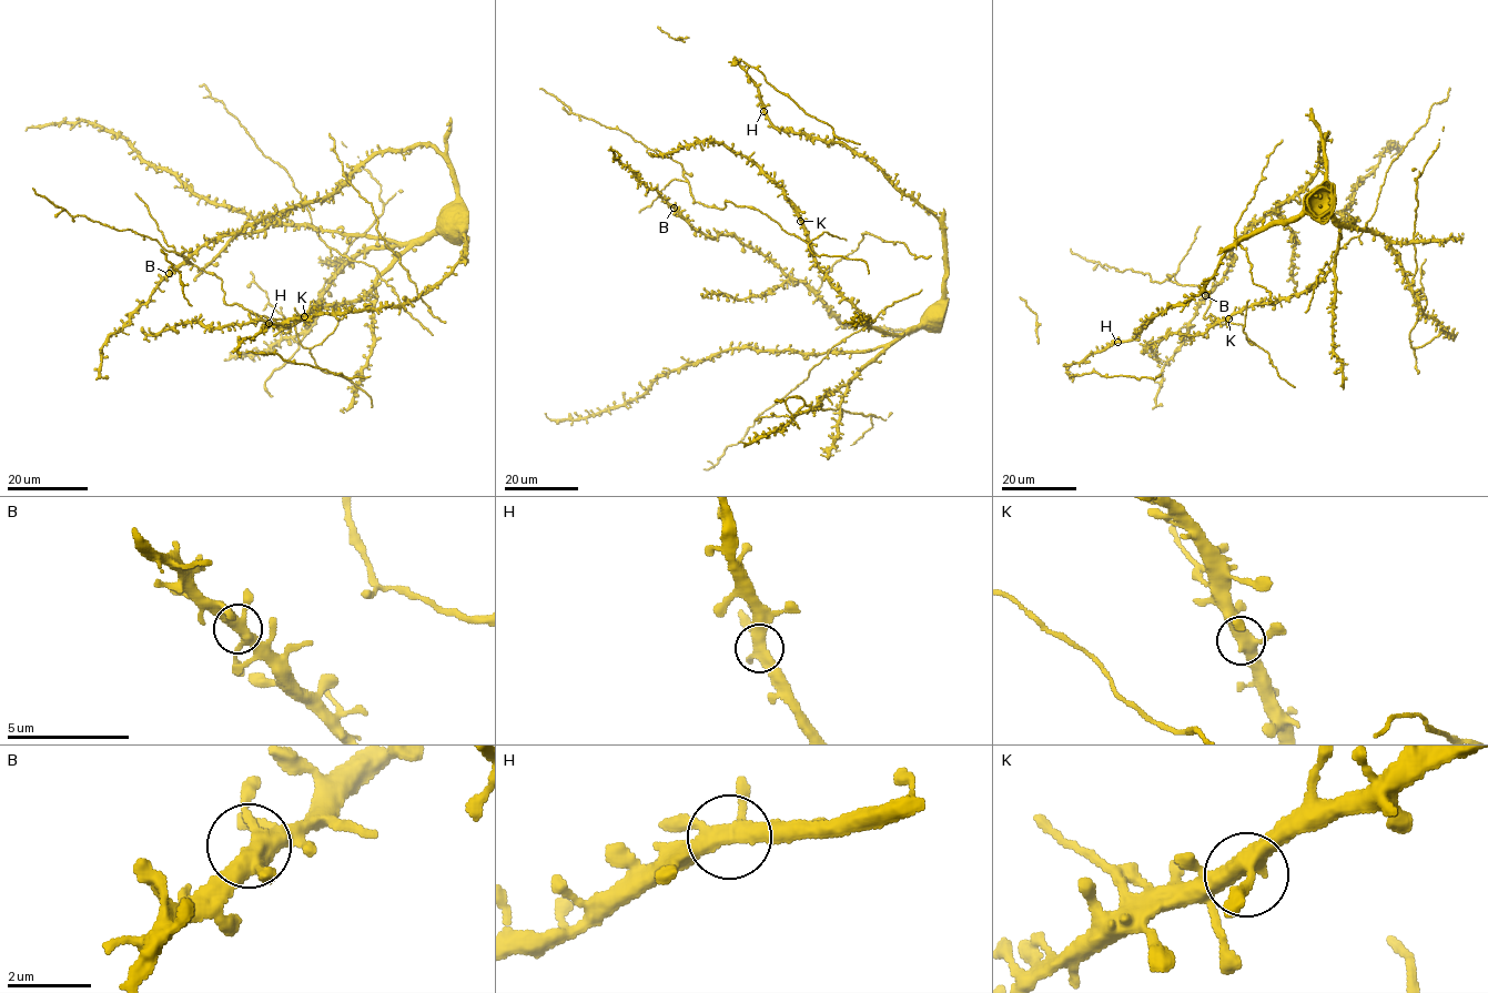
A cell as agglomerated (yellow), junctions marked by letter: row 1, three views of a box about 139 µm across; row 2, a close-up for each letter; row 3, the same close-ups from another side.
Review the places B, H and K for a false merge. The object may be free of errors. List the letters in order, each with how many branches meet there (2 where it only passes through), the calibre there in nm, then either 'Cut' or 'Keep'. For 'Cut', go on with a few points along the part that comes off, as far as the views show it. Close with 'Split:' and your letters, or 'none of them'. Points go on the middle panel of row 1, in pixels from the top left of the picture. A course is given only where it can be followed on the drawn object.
B: Branches: 4. Thickness 400 nm. Keep
H: Branches: 4. Thickness 380 nm. Keep
K: Branches: 4. Thickness 400 nm. Keep
Split: none of them

